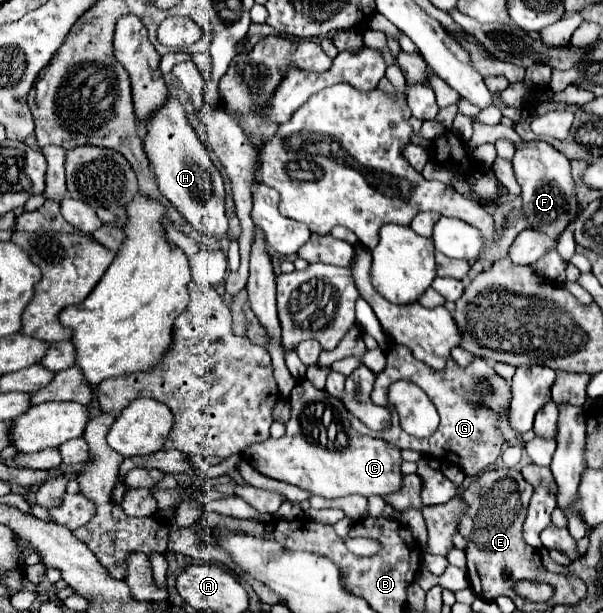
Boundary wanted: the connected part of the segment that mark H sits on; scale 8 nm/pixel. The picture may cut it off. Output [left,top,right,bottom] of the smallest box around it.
[144,94,228,238]

